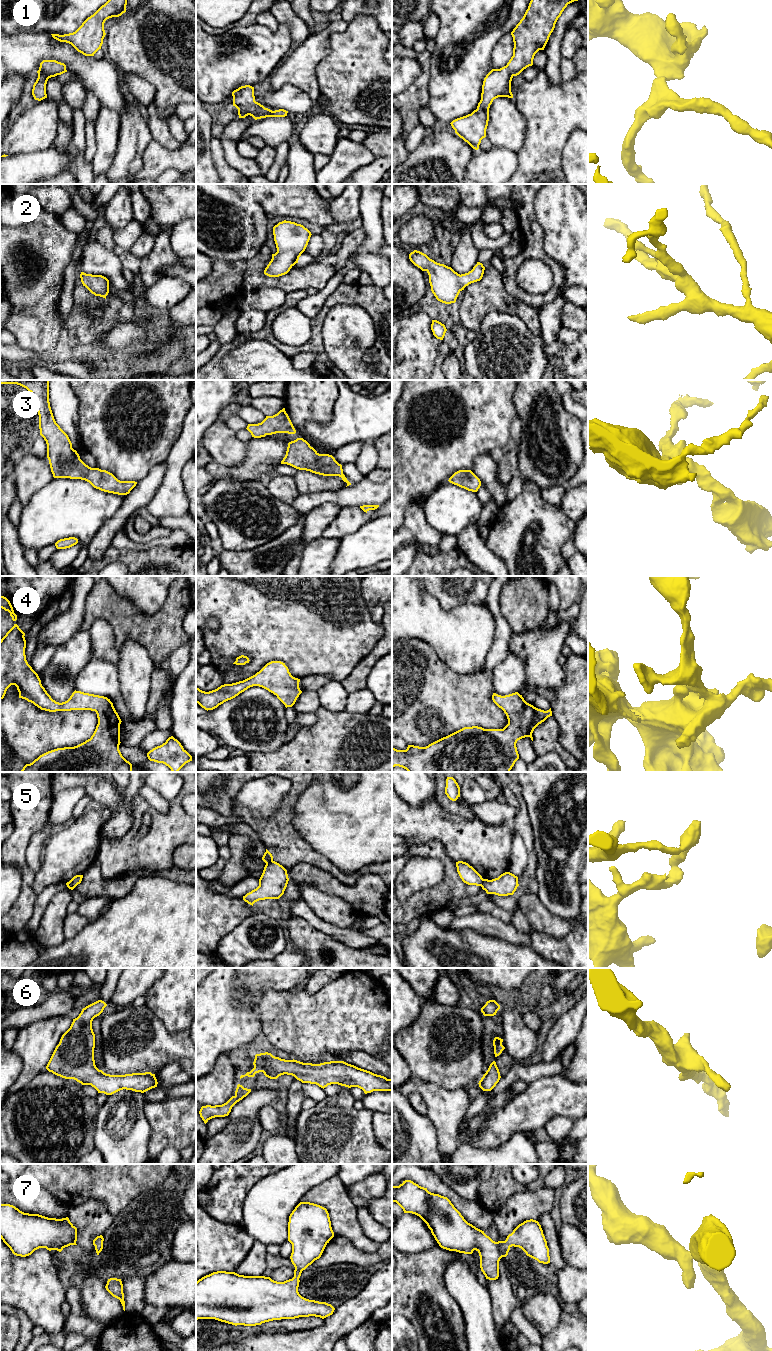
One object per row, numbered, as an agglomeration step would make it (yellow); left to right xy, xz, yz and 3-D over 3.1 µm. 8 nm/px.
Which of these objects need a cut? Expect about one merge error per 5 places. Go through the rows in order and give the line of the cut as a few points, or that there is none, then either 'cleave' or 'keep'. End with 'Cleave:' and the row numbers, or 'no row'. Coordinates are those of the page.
1: cut none; keep
2: cut none; keep
3: cut none; keep
4: cut none; keep
5: cut xz (272, 860), (266, 863); cleave
6: cut none; keep
7: cut none; keep
Cleave: 5

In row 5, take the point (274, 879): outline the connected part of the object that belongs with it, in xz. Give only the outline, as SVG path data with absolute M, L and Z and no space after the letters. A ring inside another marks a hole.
M266 863L259 879L259 886L243 896L243 900L252 905L265 899L279 899L287 887L289 878L287 870L279 863Z

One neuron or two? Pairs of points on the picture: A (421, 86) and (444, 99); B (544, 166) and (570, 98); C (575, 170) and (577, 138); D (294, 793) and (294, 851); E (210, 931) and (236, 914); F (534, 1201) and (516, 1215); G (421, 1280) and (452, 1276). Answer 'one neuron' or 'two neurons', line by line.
A: two neurons
B: one neuron
C: one neuron
D: one neuron
E: one neuron
F: one neuron
G: two neurons

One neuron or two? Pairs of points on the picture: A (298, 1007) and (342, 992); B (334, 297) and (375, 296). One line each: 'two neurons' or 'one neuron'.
A: one neuron
B: one neuron

